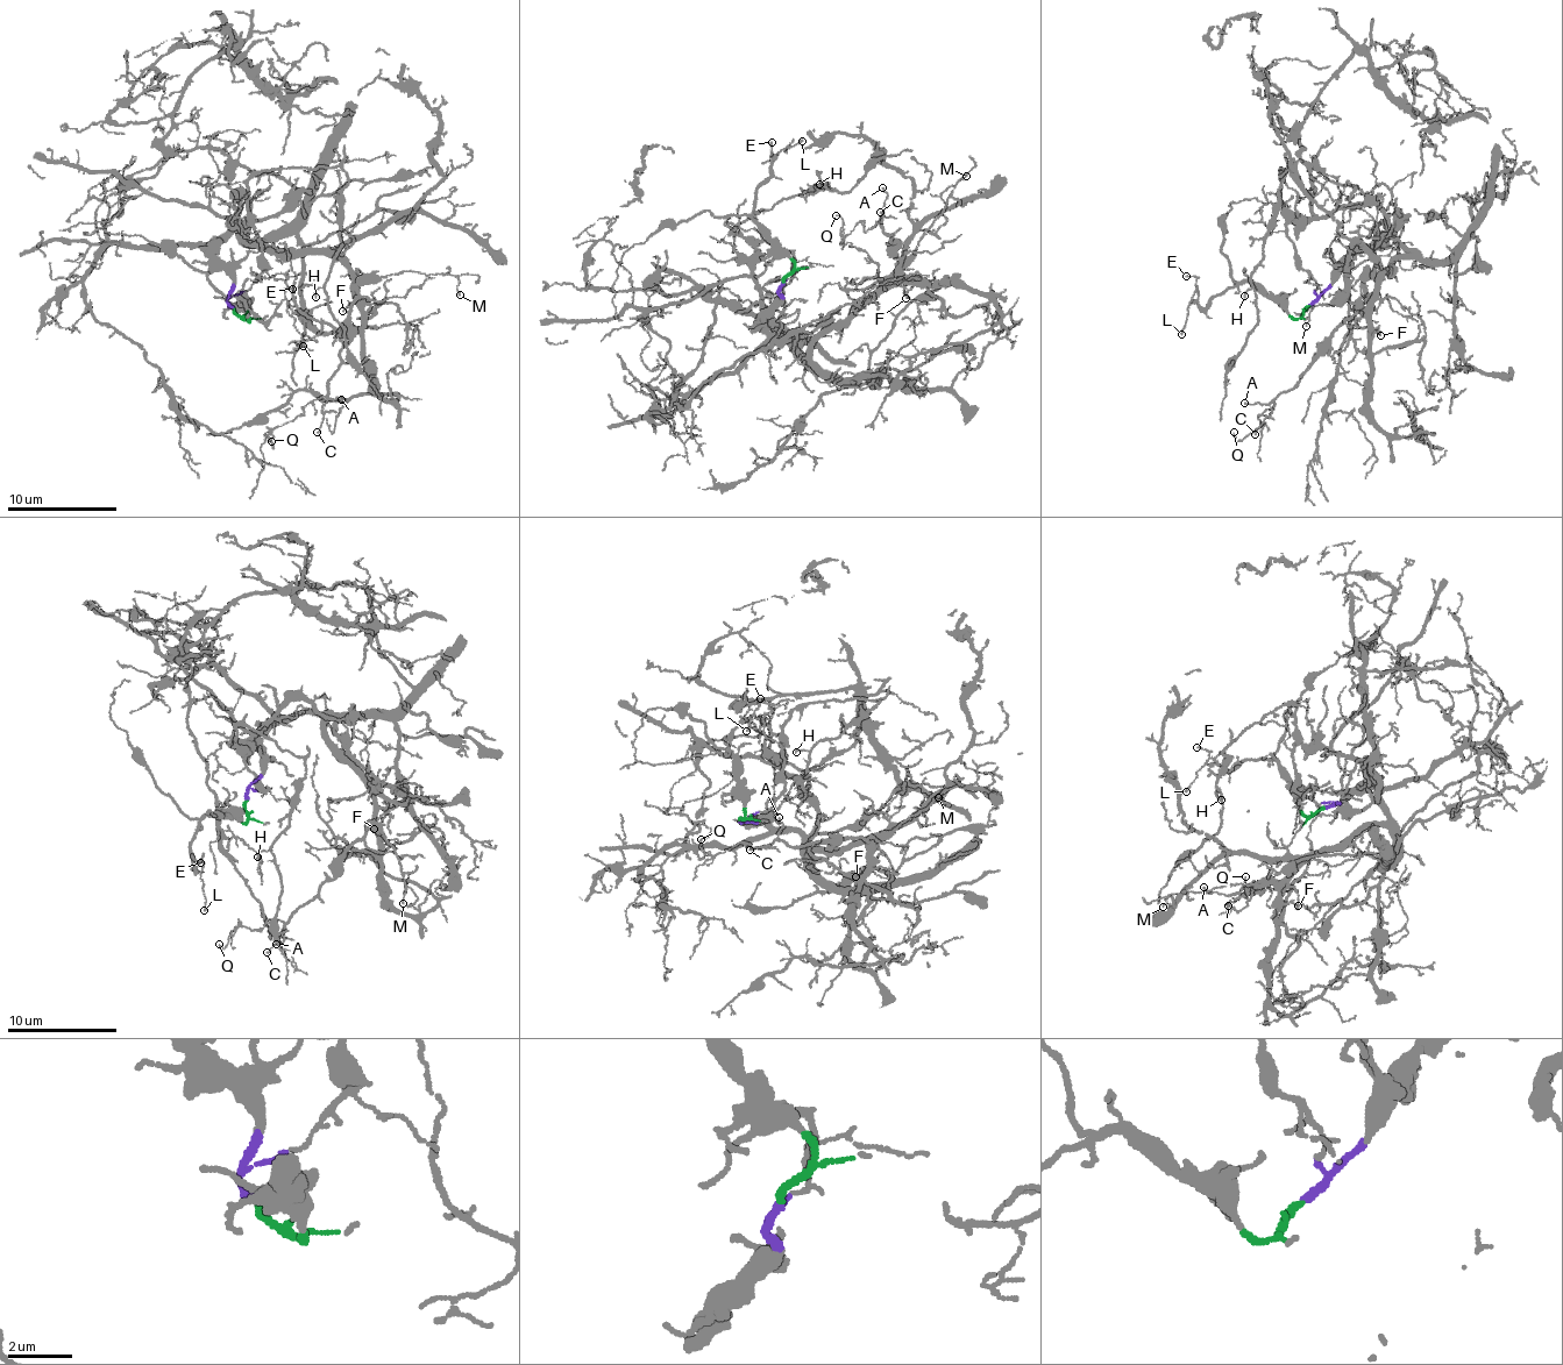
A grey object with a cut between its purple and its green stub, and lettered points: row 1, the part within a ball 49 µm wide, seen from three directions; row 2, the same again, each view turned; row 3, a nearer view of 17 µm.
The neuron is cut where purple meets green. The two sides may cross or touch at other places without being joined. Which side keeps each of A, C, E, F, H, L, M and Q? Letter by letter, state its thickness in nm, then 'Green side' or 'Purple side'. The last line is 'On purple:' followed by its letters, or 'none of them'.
A: Thickness 120 nm. Purple side
C: Thickness 100 nm. Purple side
E: Thickness 110 nm. Green side
F: Thickness 80 nm. Purple side
H: Thickness 120 nm. Purple side
L: Thickness 130 nm. Green side
M: Thickness 90 nm. Purple side
Q: Thickness 100 nm. Purple side
On purple: A, C, F, H, M, Q

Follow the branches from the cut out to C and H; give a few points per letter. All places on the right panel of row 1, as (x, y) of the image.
C: (1308, 306), (1371, 242), (1387, 236), (1405, 250), (1376, 291), (1336, 326), (1298, 383), (1276, 398), (1255, 434)
H: (1308, 306), (1319, 294), (1285, 228), (1280, 168), (1286, 176), (1278, 212), (1243, 297)

